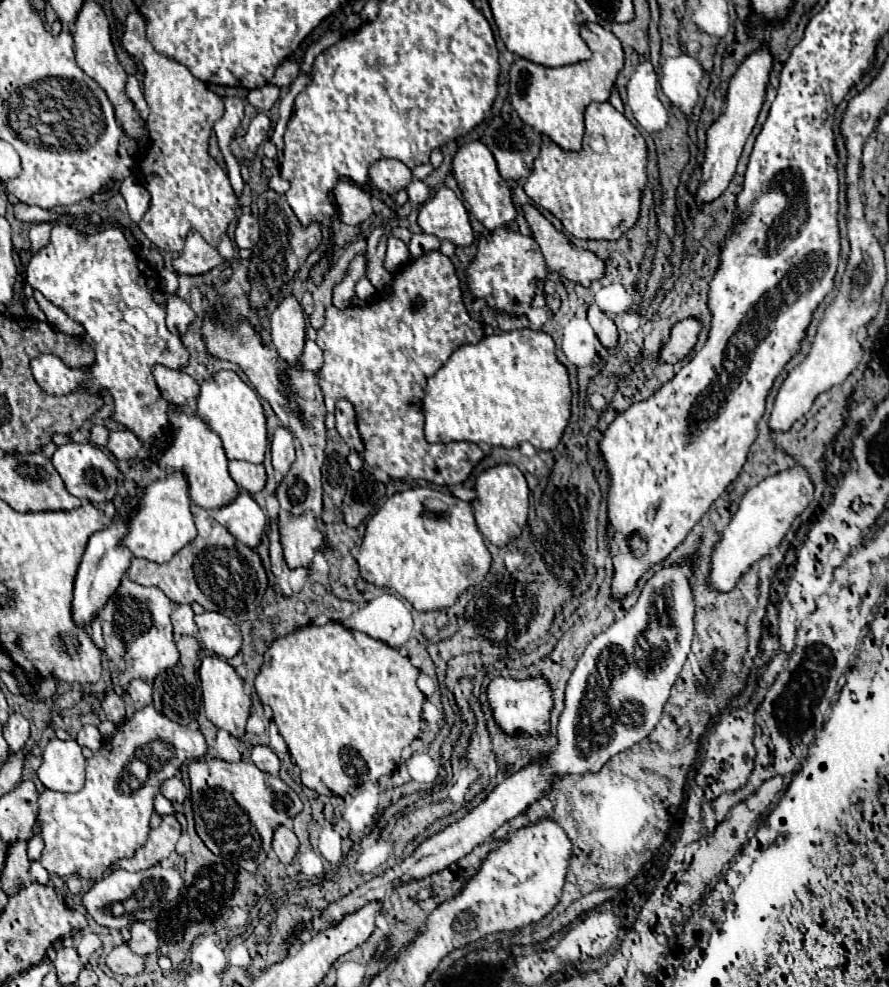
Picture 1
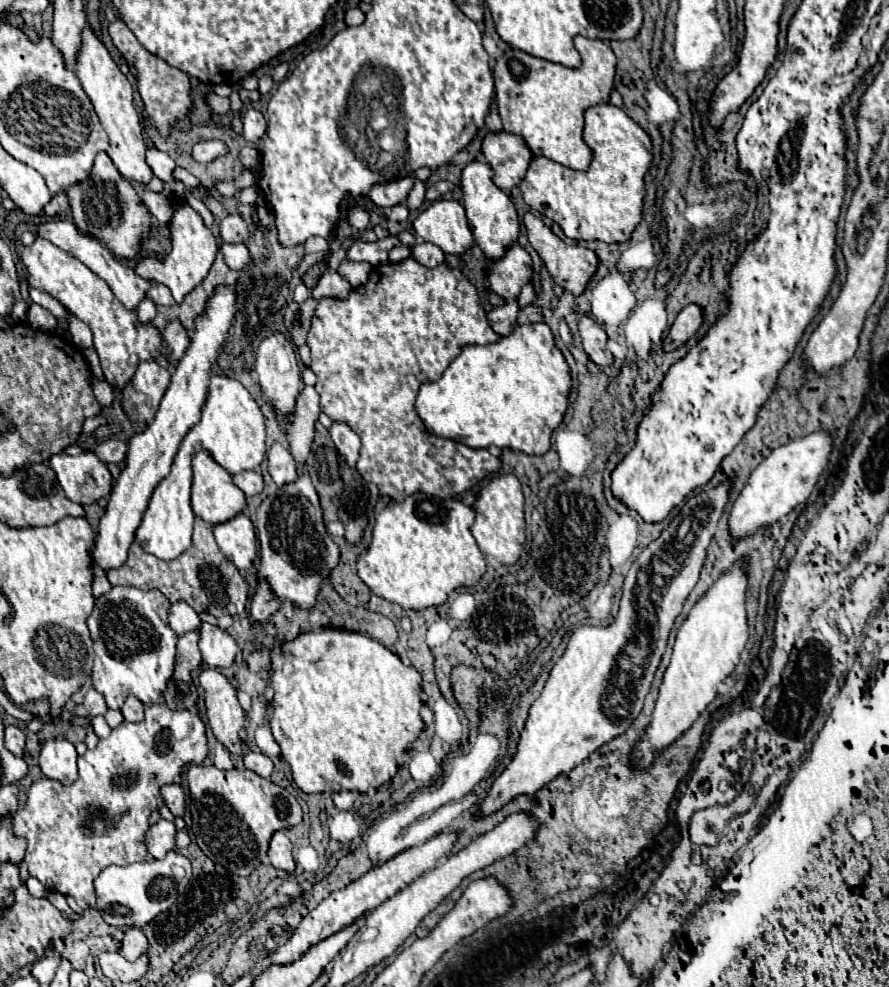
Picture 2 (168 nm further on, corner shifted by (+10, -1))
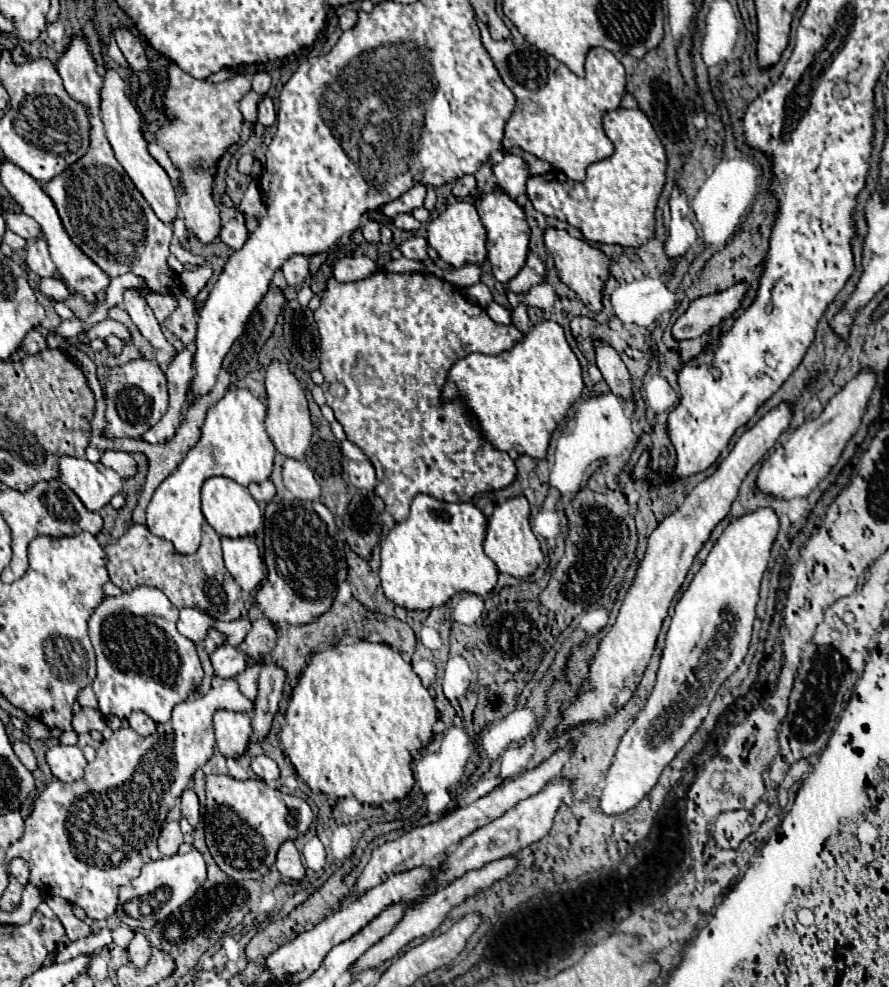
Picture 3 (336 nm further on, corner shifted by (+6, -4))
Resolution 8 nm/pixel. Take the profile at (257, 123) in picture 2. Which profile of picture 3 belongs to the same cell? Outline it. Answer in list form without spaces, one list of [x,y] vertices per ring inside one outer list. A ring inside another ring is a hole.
[[[265,94],[259,102],[259,124],[263,126],[271,126],[277,118],[277,112],[275,112],[275,106],[273,106],[273,98],[269,94]]]

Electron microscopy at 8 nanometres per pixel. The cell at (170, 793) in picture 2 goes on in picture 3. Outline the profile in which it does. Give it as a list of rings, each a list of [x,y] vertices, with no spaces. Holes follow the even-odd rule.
[[[185,790],[183,796],[181,796],[181,812],[183,812],[183,818],[187,818],[187,822],[191,826],[197,826],[199,824],[199,818],[201,818],[201,812],[199,812],[199,798],[193,790]]]

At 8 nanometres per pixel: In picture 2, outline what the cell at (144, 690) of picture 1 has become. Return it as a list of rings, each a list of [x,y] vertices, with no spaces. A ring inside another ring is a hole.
[[[127,697],[125,705],[121,707],[125,721],[141,721],[143,719],[143,703],[137,697]]]

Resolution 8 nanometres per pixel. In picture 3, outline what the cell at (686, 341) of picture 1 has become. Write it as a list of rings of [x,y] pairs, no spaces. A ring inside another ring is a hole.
[[[737,282],[723,292],[693,300],[685,310],[685,314],[673,324],[673,338],[675,340],[697,338],[703,332],[707,332],[711,326],[721,324],[739,308],[747,290],[749,290],[749,284]]]

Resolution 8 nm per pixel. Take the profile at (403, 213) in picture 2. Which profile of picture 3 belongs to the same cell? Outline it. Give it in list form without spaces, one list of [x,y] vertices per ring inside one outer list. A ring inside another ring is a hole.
[[[399,214],[399,216],[393,220],[393,224],[395,224],[397,228],[401,228],[401,230],[409,230],[409,232],[415,232],[415,230],[421,228],[421,222],[415,220],[411,214]]]

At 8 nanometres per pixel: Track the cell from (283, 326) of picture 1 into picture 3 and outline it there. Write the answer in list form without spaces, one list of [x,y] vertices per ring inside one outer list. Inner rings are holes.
[[[273,362],[267,368],[265,386],[267,386],[267,408],[269,408],[265,424],[267,424],[267,434],[269,434],[275,450],[279,454],[283,454],[285,458],[305,460],[305,454],[311,446],[313,426],[311,426],[311,418],[309,418],[307,398],[305,398],[305,392],[301,388],[299,380],[291,374],[287,364]]]

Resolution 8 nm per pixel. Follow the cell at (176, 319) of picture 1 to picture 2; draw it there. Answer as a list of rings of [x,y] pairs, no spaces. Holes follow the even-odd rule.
[[[179,319],[169,321],[169,323],[165,325],[163,337],[165,337],[165,343],[167,343],[169,361],[177,363],[177,361],[185,355],[189,343],[191,343],[189,337],[187,337],[187,333],[185,333],[185,329],[183,329],[183,325],[181,325],[181,321],[179,321]]]

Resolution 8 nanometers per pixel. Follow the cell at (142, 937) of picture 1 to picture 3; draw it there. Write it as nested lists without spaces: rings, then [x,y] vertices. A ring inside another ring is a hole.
[[[143,932],[135,934],[135,938],[131,940],[131,944],[129,944],[127,950],[129,950],[129,960],[137,968],[143,968],[149,962],[149,958],[151,958],[151,946],[149,946],[149,940],[145,938]]]

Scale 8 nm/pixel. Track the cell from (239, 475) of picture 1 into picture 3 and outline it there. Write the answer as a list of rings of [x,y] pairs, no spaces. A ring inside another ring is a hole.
[[[265,480],[265,482],[253,482],[253,484],[249,484],[249,492],[251,492],[251,496],[257,500],[257,502],[271,502],[273,498],[275,498],[275,486],[273,486],[273,482],[271,480]]]

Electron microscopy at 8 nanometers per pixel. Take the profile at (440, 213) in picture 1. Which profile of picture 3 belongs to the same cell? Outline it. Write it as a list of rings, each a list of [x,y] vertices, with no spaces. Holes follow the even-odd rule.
[[[455,202],[447,206],[447,210],[439,214],[437,220],[429,222],[427,240],[429,240],[429,246],[435,248],[437,254],[455,268],[461,268],[465,264],[481,266],[487,258],[487,248],[485,248],[487,232],[485,232],[485,226],[481,224],[477,208],[469,202]]]

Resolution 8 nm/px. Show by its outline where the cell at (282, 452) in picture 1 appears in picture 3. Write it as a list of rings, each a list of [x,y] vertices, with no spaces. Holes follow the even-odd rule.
[[[285,460],[283,464],[283,482],[285,488],[299,500],[319,500],[321,488],[307,466],[307,462],[299,460]]]

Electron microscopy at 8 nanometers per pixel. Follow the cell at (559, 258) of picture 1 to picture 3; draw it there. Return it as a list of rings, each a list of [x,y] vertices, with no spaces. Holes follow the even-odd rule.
[[[549,228],[545,232],[545,246],[547,246],[547,250],[551,252],[551,256],[555,260],[555,268],[559,272],[561,280],[583,300],[583,304],[591,312],[599,314],[603,310],[603,294],[601,292],[603,292],[605,280],[609,276],[611,260],[599,248],[593,248],[585,240],[573,238],[565,230],[557,230],[557,228]]]

